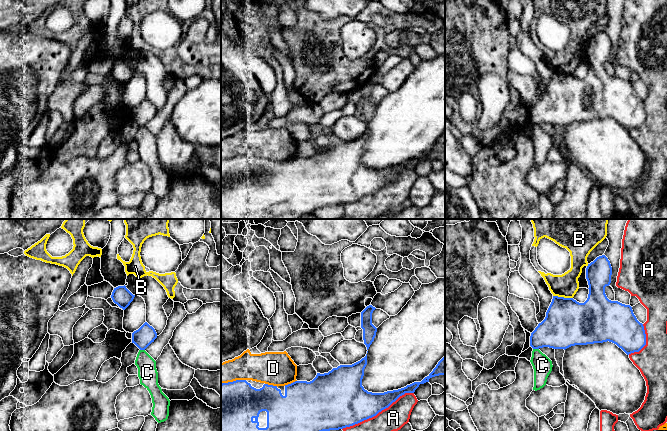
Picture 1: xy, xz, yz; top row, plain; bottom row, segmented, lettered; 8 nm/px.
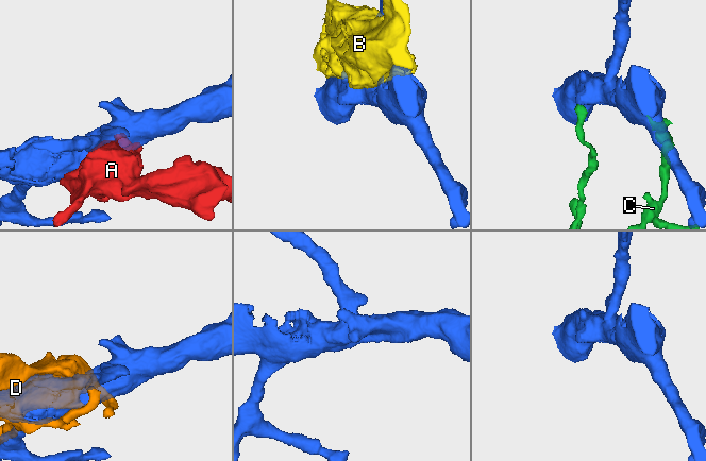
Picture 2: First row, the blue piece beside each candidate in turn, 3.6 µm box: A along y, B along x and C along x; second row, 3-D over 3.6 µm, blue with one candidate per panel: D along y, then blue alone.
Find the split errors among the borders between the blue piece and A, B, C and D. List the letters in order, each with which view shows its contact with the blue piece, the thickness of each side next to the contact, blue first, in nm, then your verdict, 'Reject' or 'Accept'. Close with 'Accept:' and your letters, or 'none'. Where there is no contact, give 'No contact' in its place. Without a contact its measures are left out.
A: Touches blue in xz. Thickness 360 nm (blue) against 260 nm. Reject
B: Touches blue in yz. Thickness 360 nm (blue) against 190 nm. Reject
C: Touches blue in yz. Thickness 320 nm (blue) against 160 nm. Reject
D: Touches blue in xz. Thickness 420 nm (blue) against 280 nm. Reject
Accept: none

